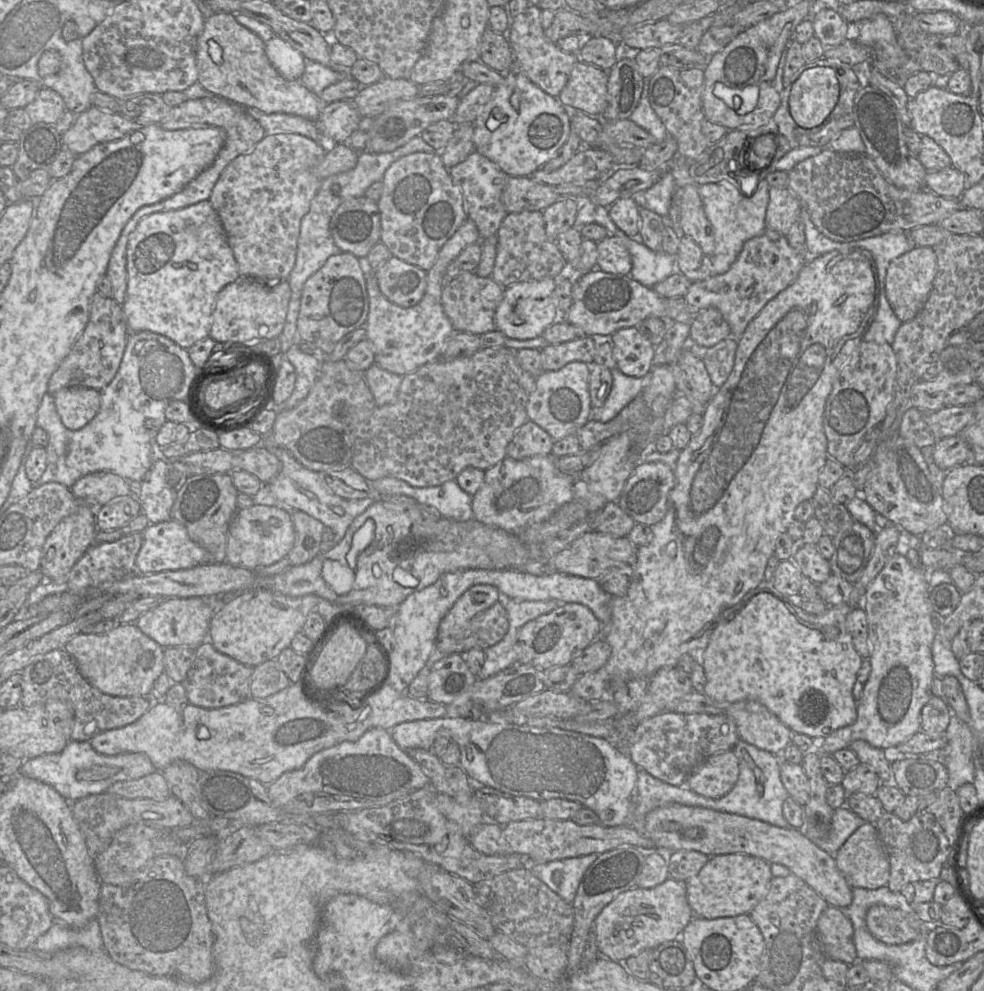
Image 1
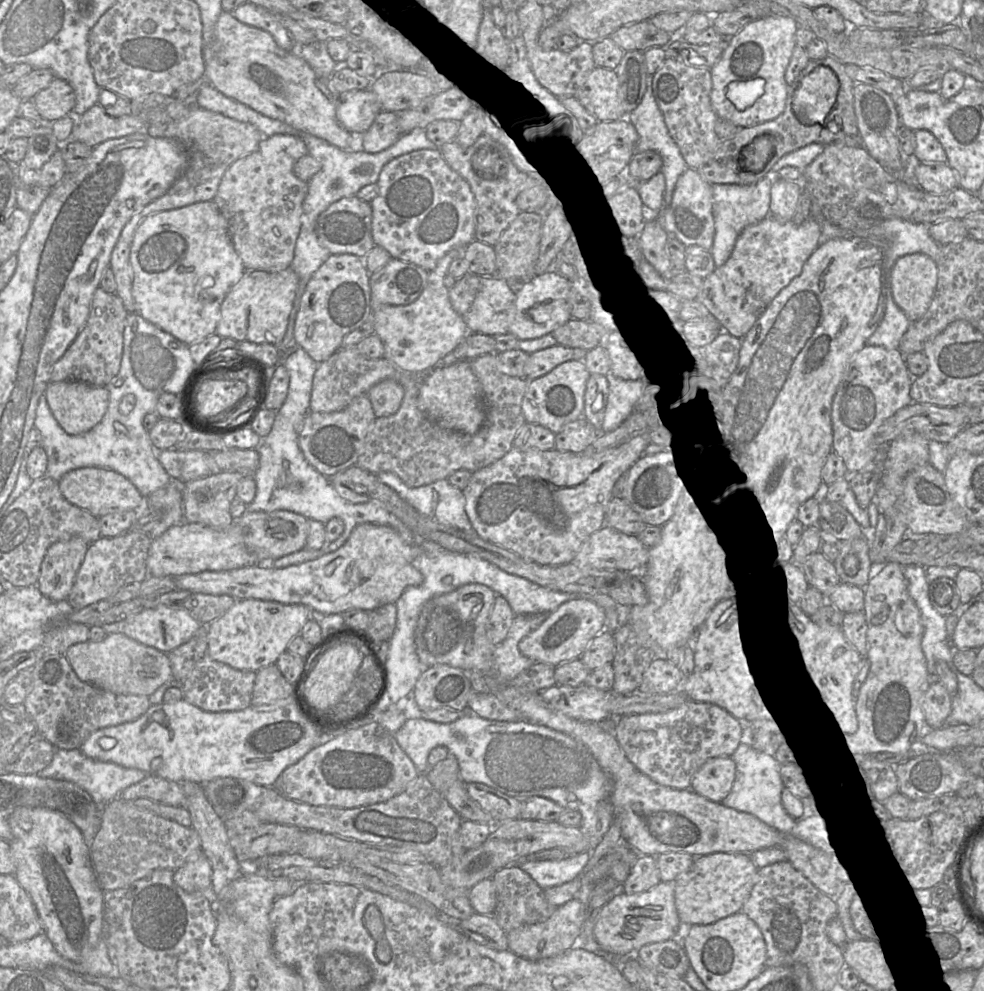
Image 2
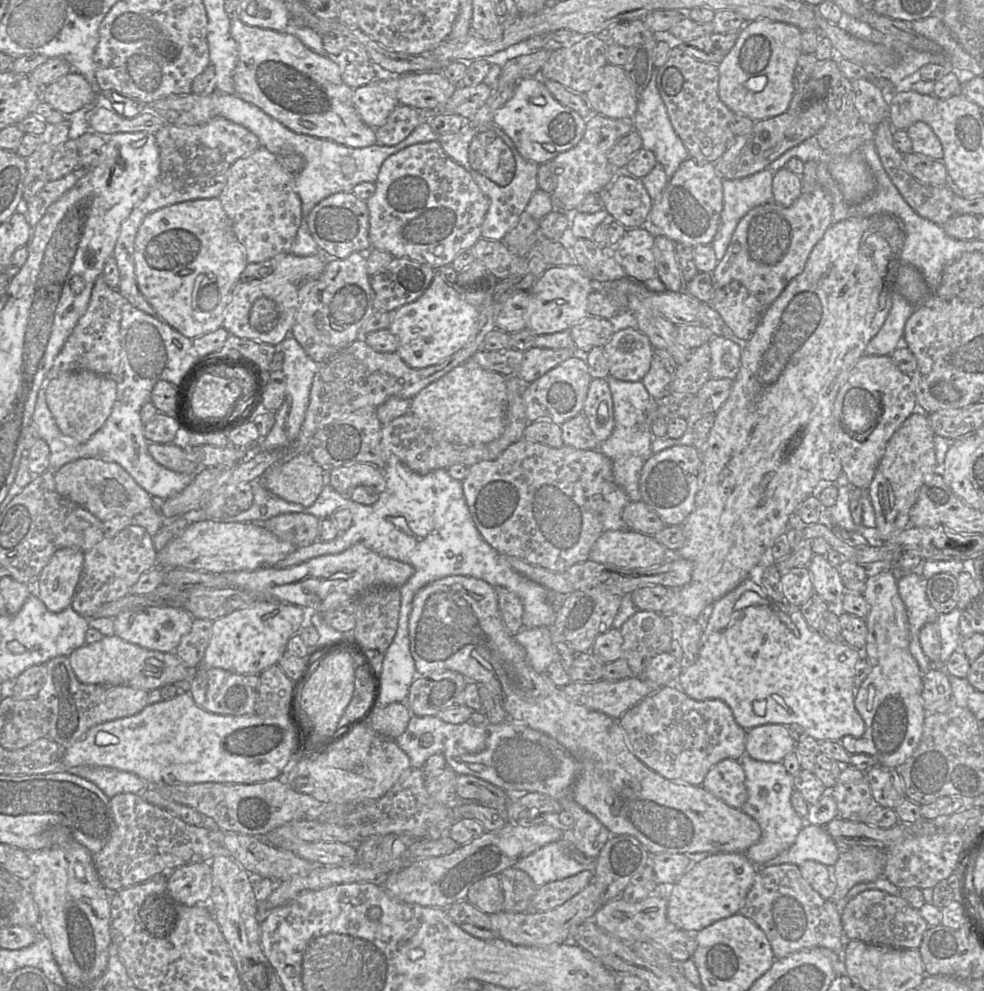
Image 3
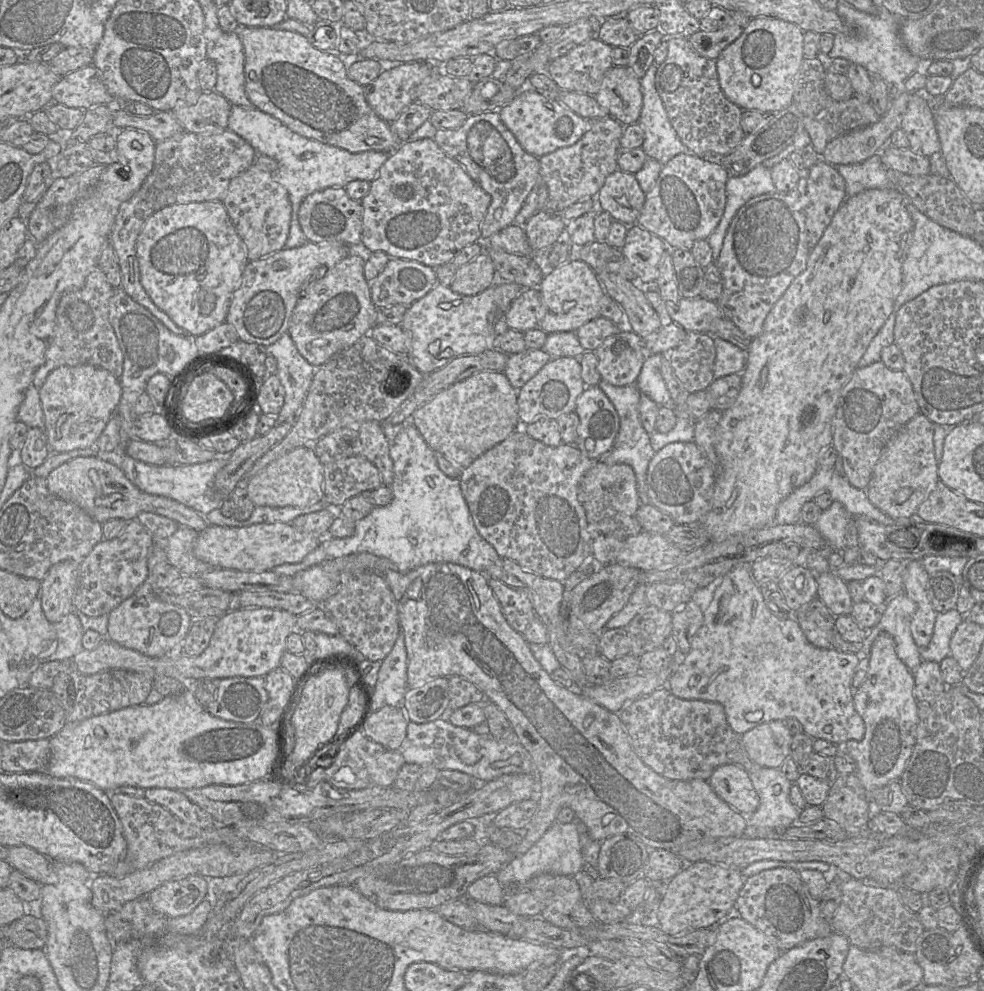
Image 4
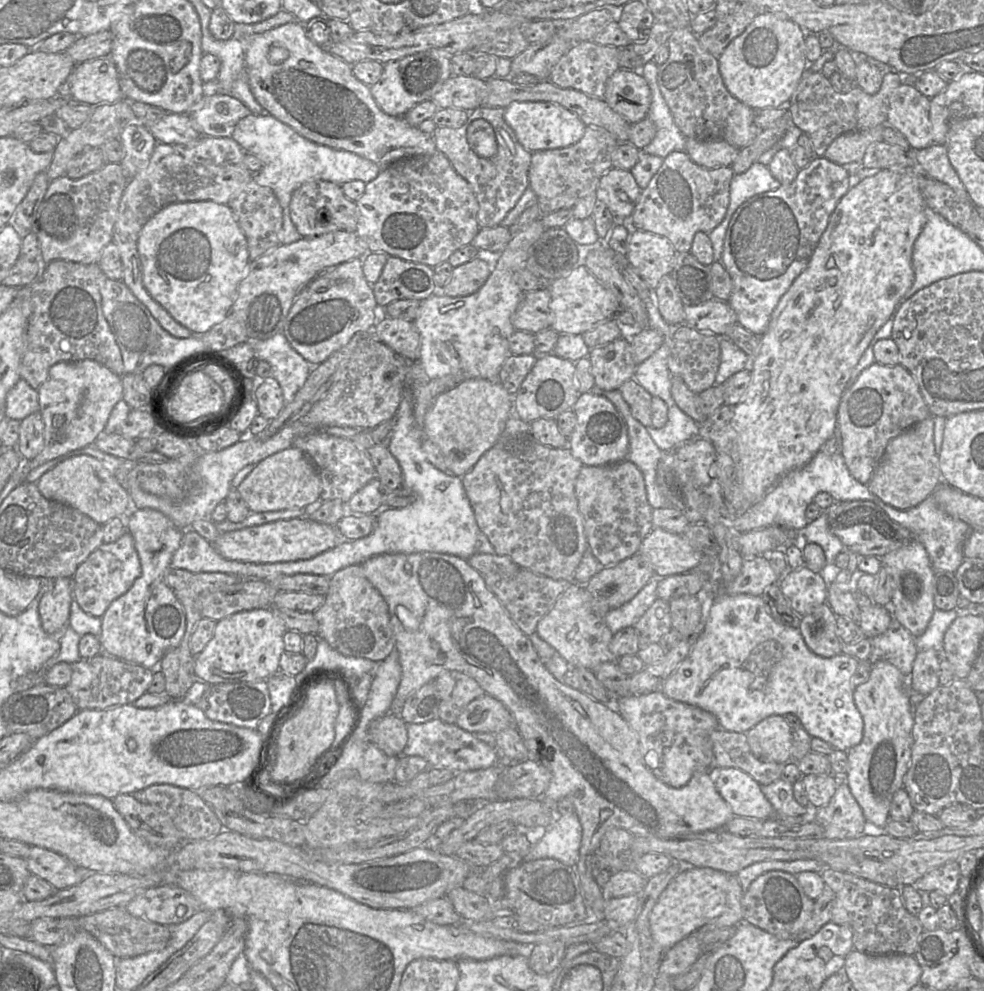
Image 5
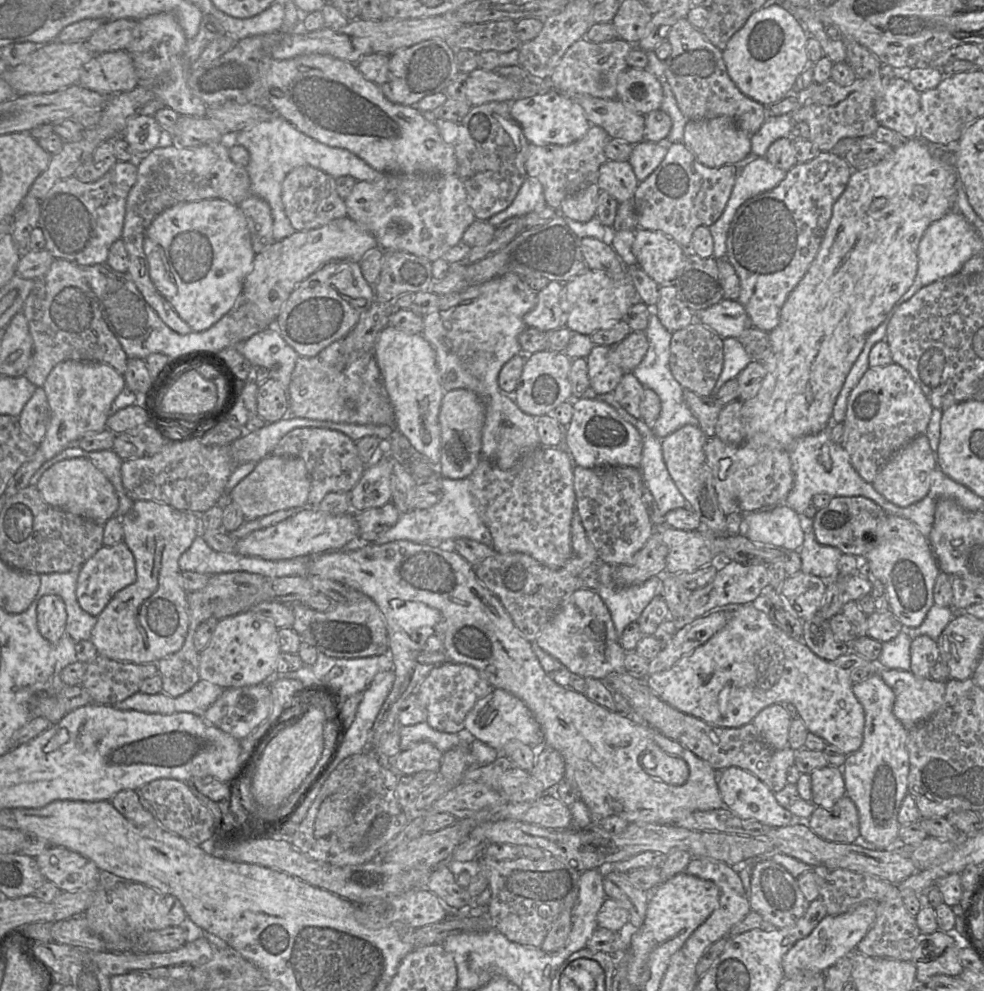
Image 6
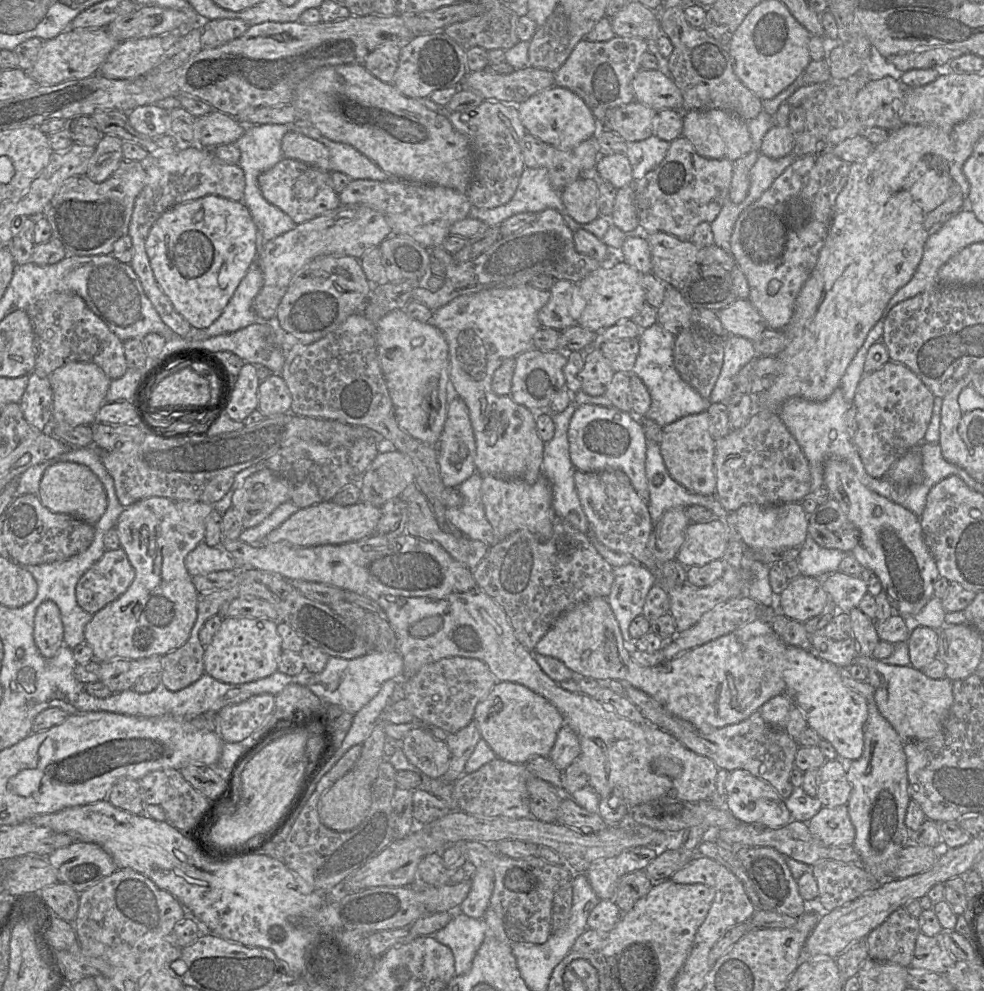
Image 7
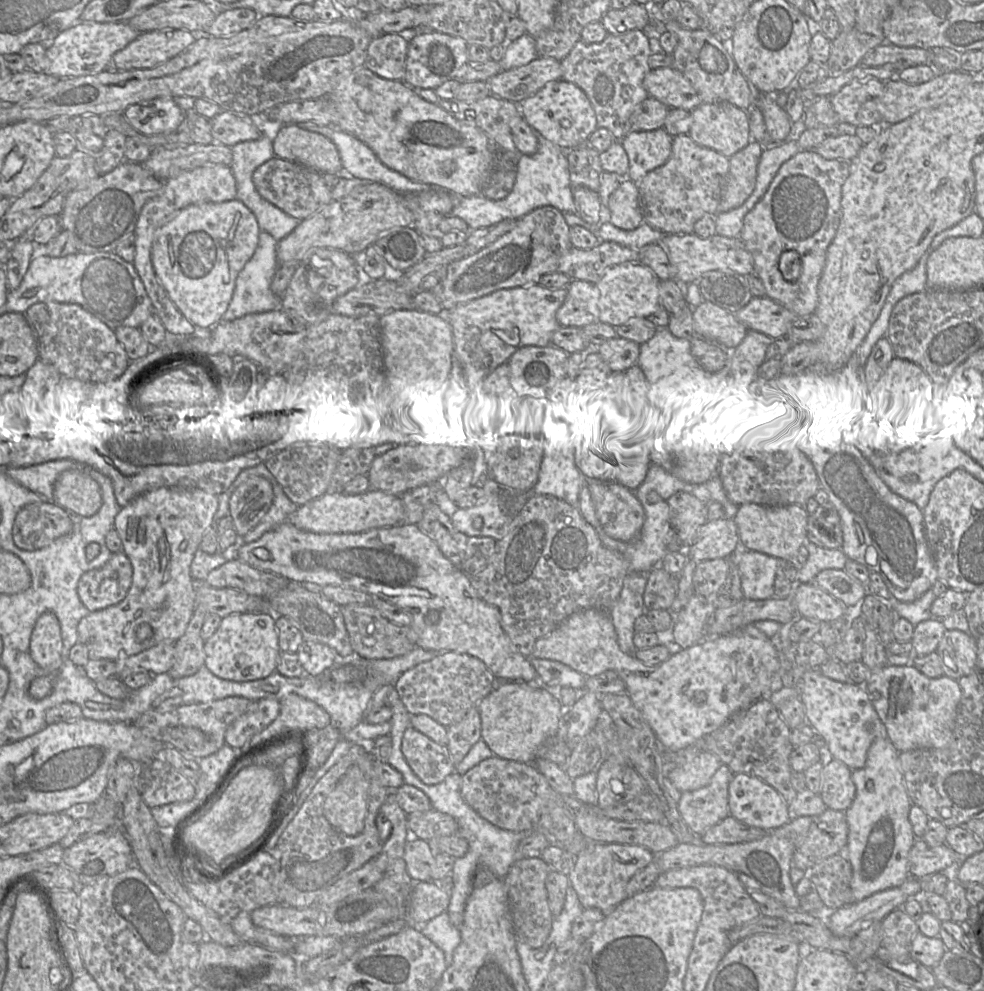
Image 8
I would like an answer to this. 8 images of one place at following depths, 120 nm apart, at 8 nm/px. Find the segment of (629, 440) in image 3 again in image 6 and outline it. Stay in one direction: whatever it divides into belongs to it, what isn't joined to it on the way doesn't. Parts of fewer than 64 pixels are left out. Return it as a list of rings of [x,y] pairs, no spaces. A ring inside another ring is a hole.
[[[588,388],[582,395],[582,398],[594,399],[594,400],[605,402],[605,403],[609,404],[617,411],[617,413],[625,421],[627,421],[629,424],[631,424],[638,430],[638,432],[642,438],[642,459],[641,459],[641,464],[640,464],[640,472],[643,477],[645,486],[652,494],[652,496],[658,506],[660,514],[664,517],[669,511],[671,511],[673,509],[688,506],[688,502],[686,501],[686,499],[684,498],[682,493],[679,491],[679,489],[675,485],[673,479],[671,478],[671,476],[668,472],[668,469],[667,469],[666,464],[663,459],[661,440],[654,435],[654,433],[651,430],[651,425],[647,425],[641,419],[636,419],[633,416],[631,416],[615,400],[612,393],[596,394],[596,392],[592,388]]]

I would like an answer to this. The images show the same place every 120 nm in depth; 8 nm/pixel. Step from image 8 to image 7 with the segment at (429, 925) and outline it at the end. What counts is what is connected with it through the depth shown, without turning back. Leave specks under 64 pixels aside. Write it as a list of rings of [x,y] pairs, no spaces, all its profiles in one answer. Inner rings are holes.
[[[458,911],[453,912],[452,919],[433,937],[449,947],[455,960],[455,974],[467,973],[473,958],[481,946],[486,931],[482,918],[471,918]]]

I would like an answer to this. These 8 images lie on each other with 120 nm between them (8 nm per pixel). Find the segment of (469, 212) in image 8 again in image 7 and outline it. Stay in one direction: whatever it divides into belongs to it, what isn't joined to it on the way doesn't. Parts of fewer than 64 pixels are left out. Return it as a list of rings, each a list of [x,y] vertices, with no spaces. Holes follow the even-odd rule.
[[[525,167],[515,194],[508,203],[490,209],[472,206],[469,217],[482,221],[488,227],[499,227],[503,221],[516,214],[538,214],[548,208],[560,213],[564,211],[561,192],[551,186],[545,168]]]

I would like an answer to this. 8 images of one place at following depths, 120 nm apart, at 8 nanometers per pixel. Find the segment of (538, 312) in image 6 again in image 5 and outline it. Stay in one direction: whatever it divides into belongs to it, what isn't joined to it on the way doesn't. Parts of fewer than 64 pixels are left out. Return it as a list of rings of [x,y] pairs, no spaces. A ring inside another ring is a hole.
[[[547,287],[524,293],[511,317],[514,328],[532,334],[549,329],[553,322],[550,301],[551,295]]]

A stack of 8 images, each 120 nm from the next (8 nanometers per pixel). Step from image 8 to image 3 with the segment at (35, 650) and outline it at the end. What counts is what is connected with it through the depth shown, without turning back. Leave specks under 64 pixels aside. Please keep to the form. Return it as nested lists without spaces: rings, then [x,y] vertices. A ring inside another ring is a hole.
[[[79,548],[59,549],[42,570],[38,578],[39,598],[49,611],[60,613],[71,606],[84,554]]]

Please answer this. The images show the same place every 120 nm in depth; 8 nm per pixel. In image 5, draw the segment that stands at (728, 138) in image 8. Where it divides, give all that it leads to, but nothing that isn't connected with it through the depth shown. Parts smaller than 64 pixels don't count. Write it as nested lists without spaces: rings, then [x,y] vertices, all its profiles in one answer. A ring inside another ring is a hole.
[[[686,138],[685,151],[694,163],[713,169],[731,167],[740,149],[723,140],[700,141]]]

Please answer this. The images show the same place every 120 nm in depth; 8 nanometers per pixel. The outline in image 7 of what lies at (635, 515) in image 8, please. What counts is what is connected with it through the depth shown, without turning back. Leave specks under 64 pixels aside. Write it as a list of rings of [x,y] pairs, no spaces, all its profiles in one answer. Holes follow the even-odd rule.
[[[620,470],[575,471],[575,486],[584,514],[597,539],[608,549],[633,557],[652,572],[658,563],[648,548],[654,529],[647,503],[637,494],[628,476]]]

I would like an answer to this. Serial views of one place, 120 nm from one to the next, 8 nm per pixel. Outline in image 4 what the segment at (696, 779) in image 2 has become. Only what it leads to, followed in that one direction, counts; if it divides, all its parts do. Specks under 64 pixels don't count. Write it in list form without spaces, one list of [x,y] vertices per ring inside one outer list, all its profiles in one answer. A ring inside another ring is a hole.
[[[737,764],[717,767],[708,782],[722,800],[745,816],[754,813],[760,805],[749,773]]]

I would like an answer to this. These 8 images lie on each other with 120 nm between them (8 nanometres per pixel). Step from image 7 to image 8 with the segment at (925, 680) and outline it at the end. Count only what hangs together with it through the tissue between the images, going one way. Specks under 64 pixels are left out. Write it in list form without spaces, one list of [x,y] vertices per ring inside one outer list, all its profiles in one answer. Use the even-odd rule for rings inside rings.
[[[887,664],[870,672],[865,689],[885,725],[887,738],[898,752],[918,748],[945,748],[953,741],[957,708],[962,696],[957,680],[945,675],[929,678],[912,665]]]

